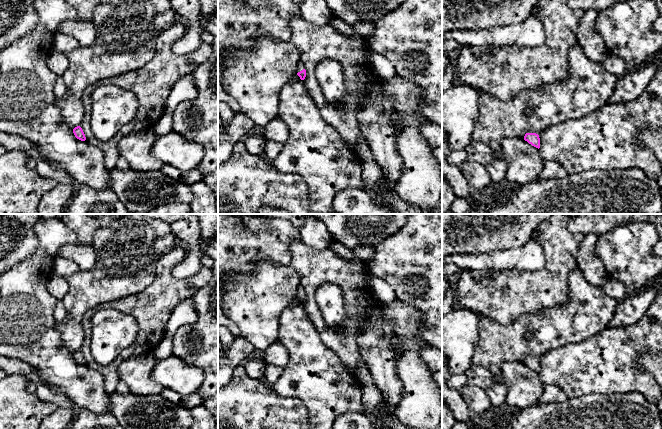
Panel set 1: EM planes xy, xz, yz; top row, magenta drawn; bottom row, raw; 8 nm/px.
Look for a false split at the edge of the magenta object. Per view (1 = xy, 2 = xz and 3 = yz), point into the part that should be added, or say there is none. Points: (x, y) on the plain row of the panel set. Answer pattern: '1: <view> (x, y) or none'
1: none
2: xz (300, 290)
3: none

